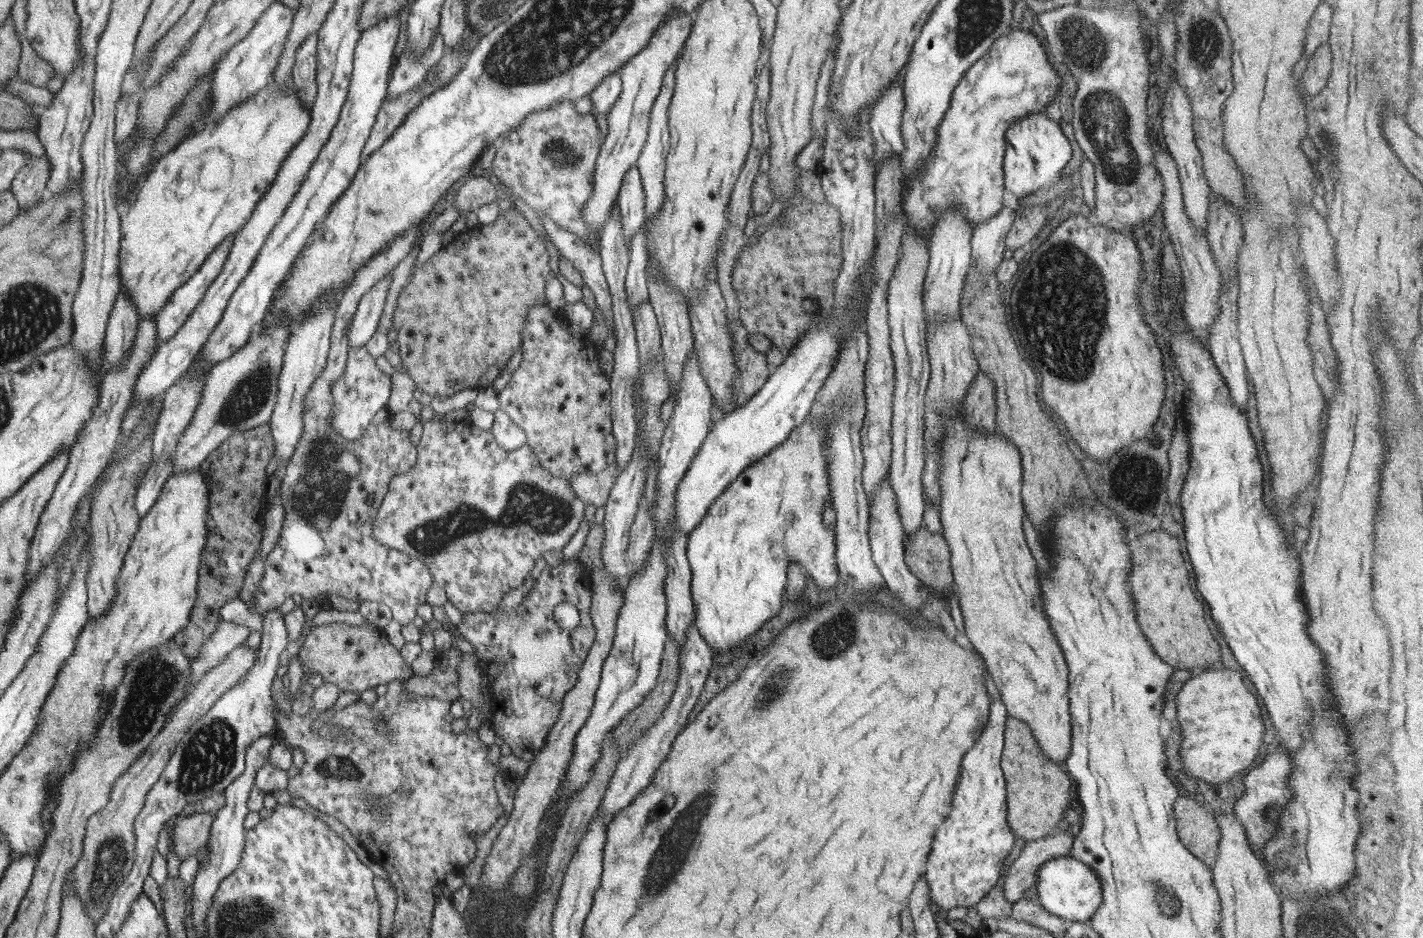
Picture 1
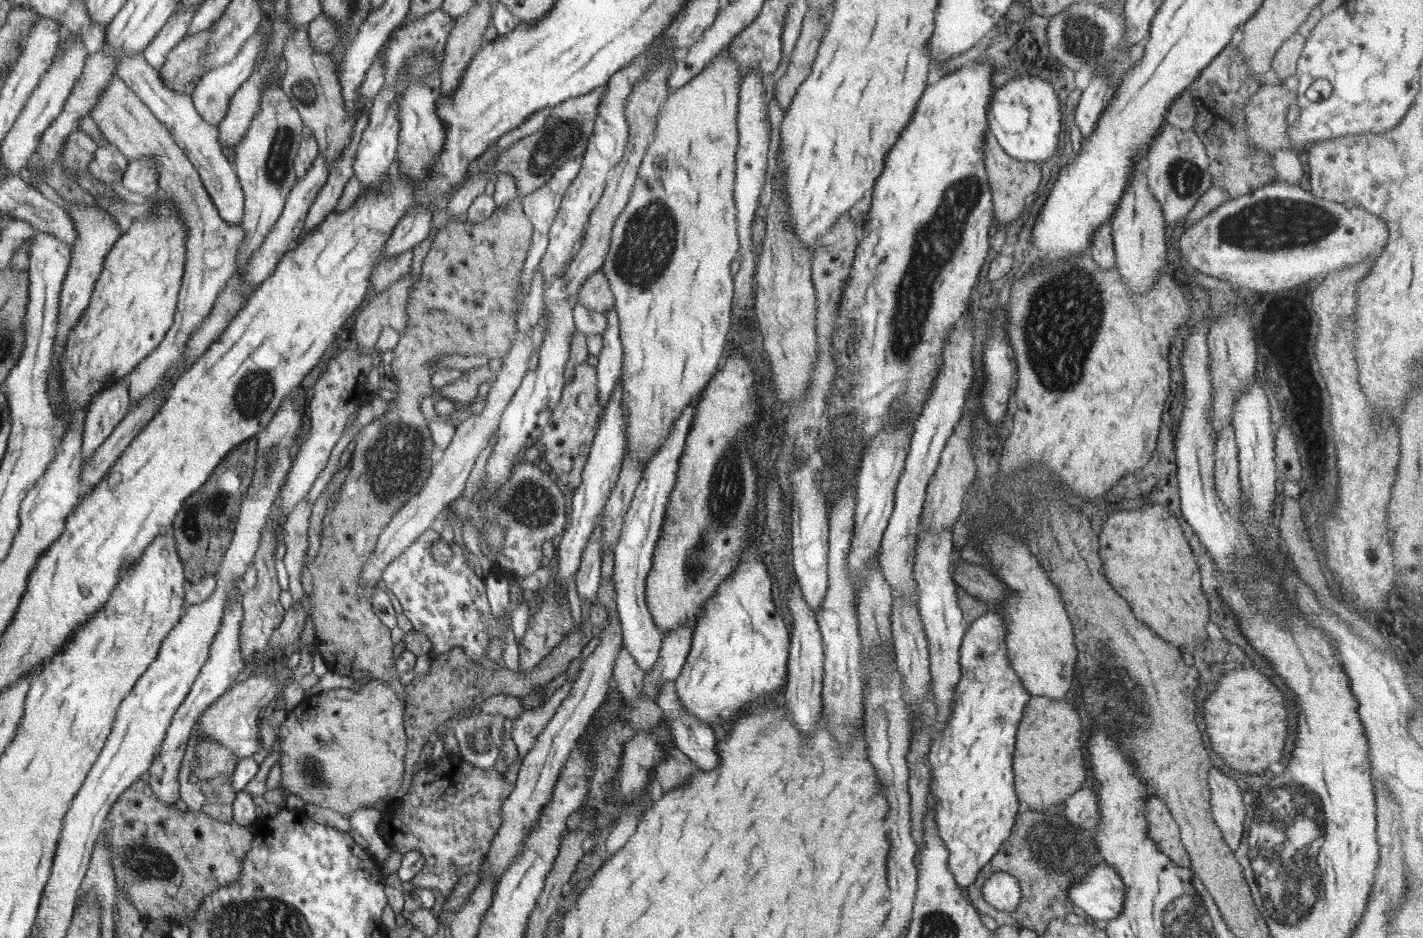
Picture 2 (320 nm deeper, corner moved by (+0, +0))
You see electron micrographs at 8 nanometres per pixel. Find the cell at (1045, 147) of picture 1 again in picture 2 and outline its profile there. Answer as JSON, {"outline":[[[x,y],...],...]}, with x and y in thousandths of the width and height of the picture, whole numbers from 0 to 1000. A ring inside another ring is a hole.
{"outline":[[[719,79],[709,85],[704,94],[701,94],[696,102],[694,114],[694,139],[700,147],[701,155],[709,165],[719,173],[730,175],[737,168],[743,158],[743,143],[746,136],[743,102],[737,87],[733,87],[727,81]]]}

